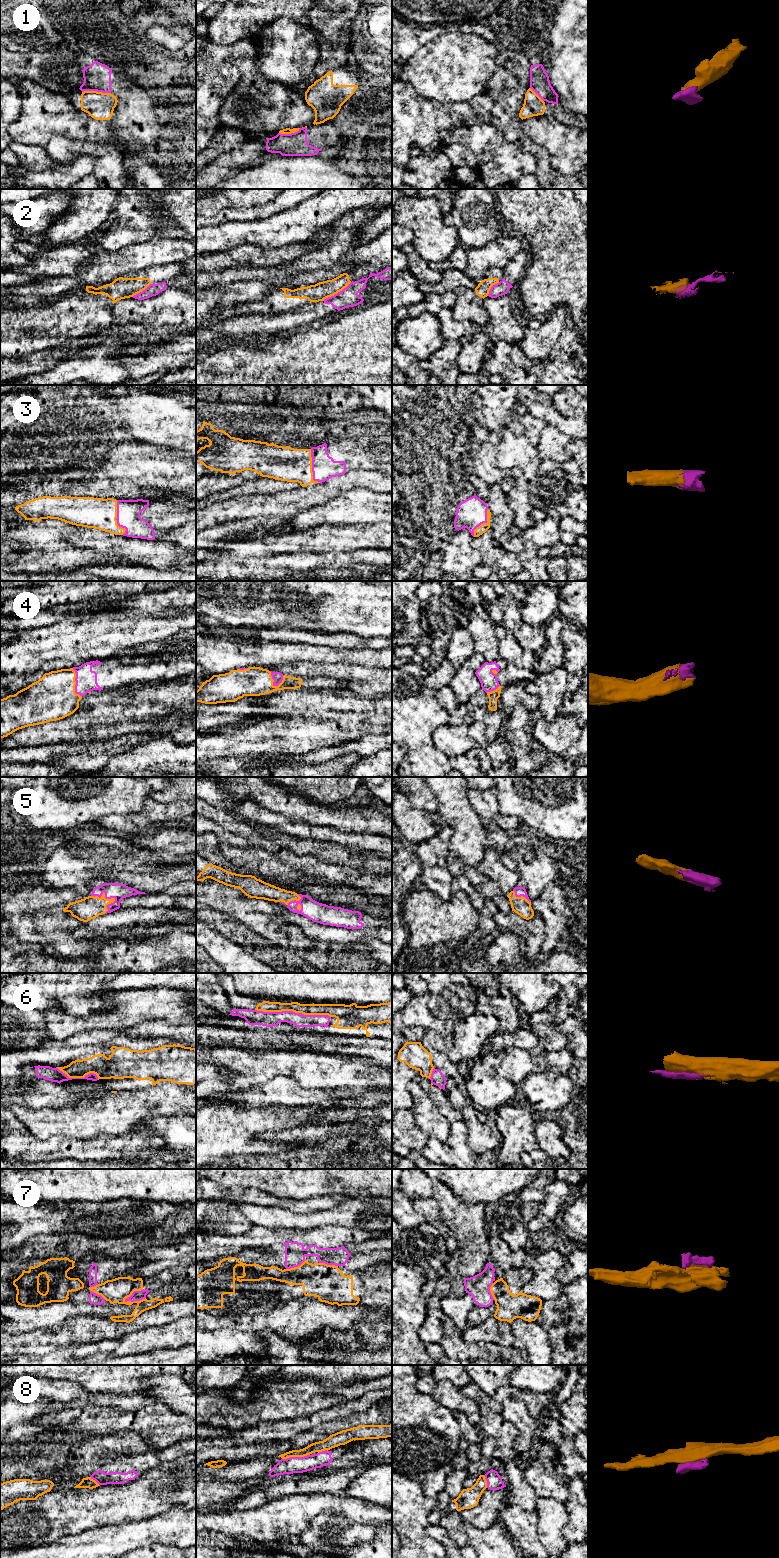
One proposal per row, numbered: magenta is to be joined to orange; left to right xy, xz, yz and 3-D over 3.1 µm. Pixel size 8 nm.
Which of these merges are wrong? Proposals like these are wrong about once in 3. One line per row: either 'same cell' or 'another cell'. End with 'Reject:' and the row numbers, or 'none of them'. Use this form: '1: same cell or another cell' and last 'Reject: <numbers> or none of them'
1: another cell
2: another cell
3: same cell
4: same cell
5: same cell
6: another cell
7: another cell
8: another cell
Reject: 1, 2, 6, 7, 8

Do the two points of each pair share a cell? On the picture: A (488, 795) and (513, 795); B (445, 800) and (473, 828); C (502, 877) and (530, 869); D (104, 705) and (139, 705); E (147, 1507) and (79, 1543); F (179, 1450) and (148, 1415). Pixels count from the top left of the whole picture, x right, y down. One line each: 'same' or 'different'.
A: different
B: same
C: different
D: same
E: different
F: different

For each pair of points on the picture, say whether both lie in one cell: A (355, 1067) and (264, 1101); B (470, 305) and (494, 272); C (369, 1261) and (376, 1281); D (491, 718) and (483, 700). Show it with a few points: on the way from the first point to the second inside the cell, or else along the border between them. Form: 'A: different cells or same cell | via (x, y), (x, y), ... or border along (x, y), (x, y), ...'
A: different cells | border along (297, 1085), (302, 1088), (324, 1088)
B: same cell | via (475, 297), (488, 280)
C: different cells | border along (369, 1267), (355, 1269), (352, 1272)
D: same cell | via (487, 714), (483, 710), (483, 704)

